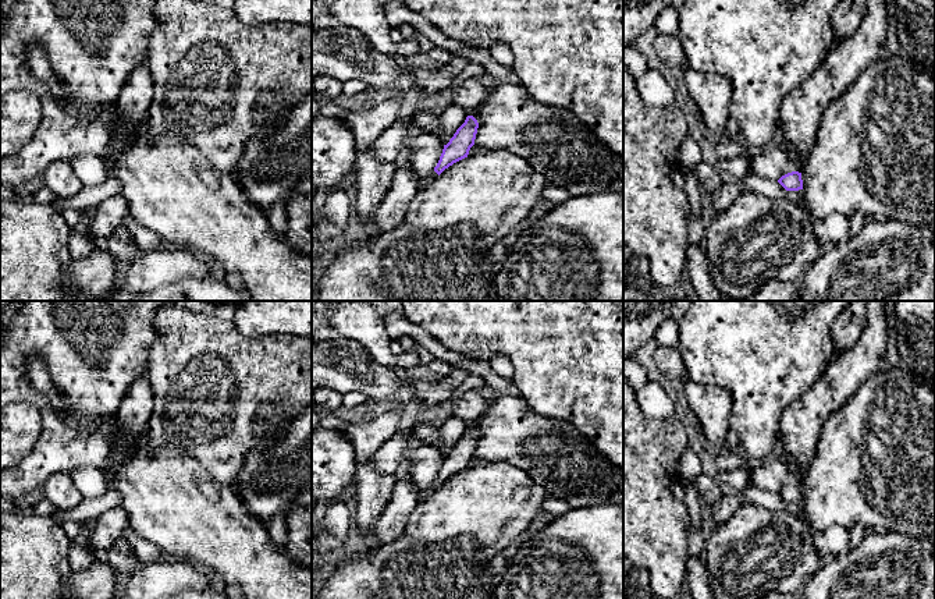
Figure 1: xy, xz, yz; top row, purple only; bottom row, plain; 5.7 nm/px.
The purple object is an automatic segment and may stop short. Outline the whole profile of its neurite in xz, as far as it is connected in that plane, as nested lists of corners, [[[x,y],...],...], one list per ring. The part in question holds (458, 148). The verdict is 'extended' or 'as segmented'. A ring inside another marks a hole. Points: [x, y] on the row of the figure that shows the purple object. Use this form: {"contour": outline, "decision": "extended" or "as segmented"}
{"contour": [[[468,116],[465,123],[456,130],[454,137],[444,145],[442,153],[434,170],[426,177],[417,177],[417,188],[423,189],[431,184],[445,169],[468,157],[474,145],[479,123],[473,116]]], "decision": "extended"}

